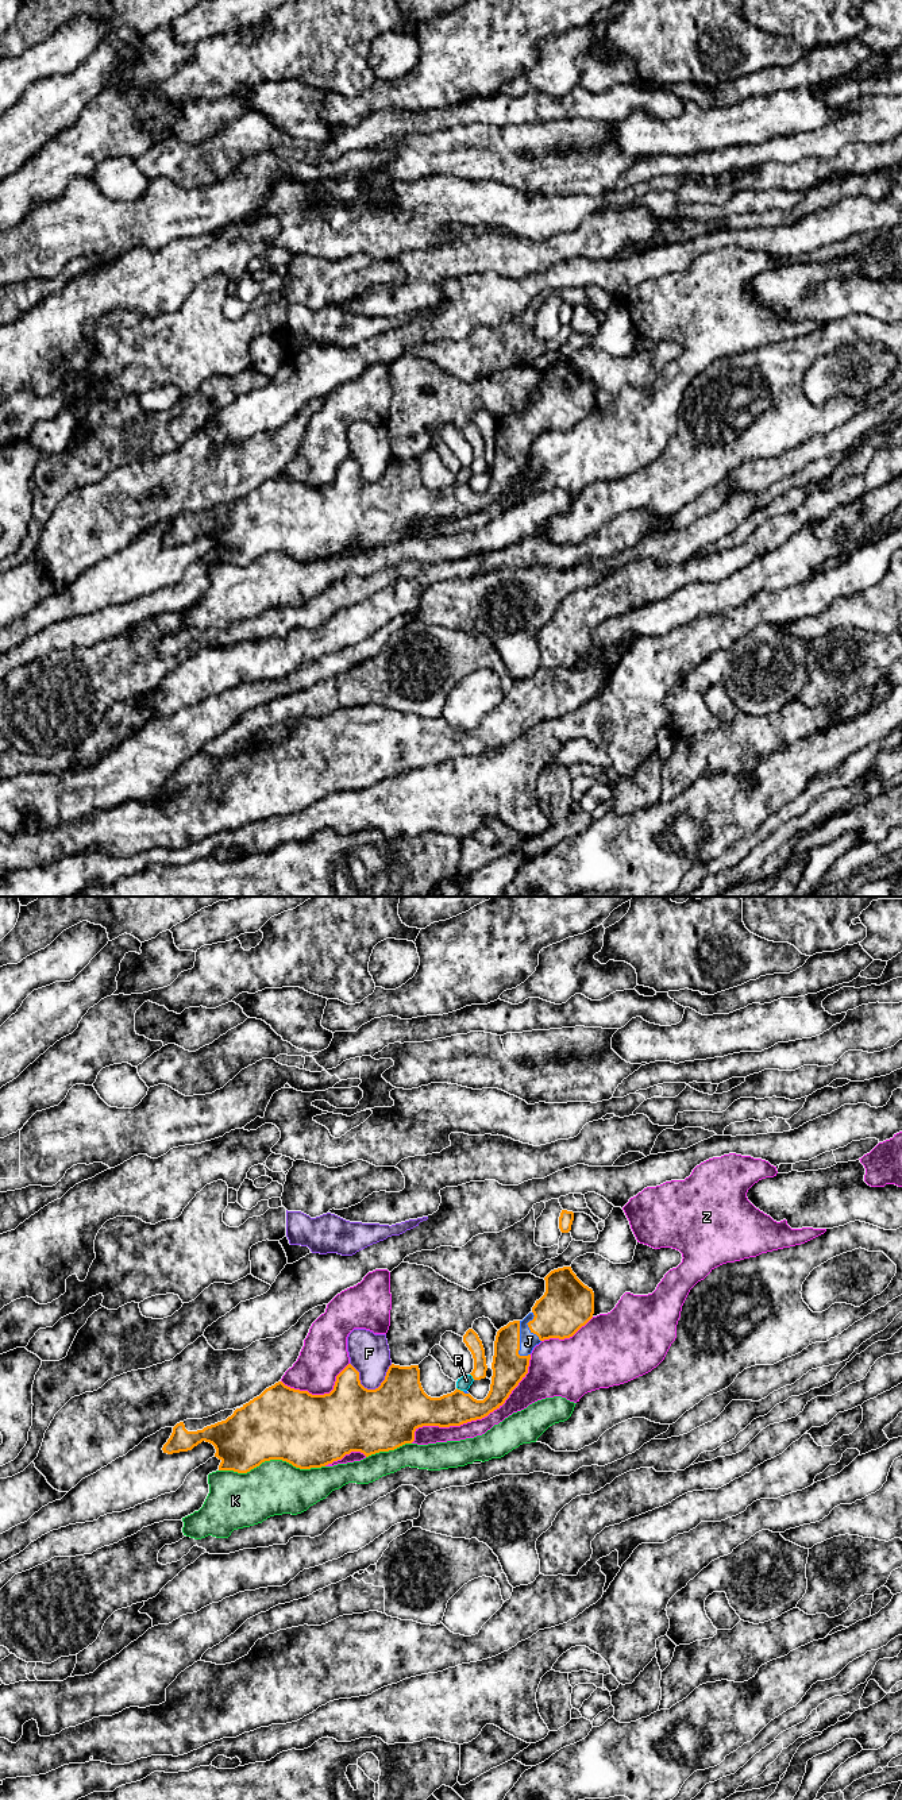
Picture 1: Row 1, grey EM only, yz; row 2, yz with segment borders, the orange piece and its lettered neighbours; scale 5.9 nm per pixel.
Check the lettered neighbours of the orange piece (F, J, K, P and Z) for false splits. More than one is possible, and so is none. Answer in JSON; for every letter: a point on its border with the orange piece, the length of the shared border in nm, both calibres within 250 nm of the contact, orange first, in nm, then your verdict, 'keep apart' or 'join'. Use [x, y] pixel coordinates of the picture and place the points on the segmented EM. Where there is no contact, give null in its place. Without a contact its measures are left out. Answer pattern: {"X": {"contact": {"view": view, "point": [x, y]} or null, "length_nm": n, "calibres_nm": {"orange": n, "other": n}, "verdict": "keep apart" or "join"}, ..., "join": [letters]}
{"F": {"contact": {"view": "yz", "point": [370, 1390]}, "length_nm": 260, "calibres_nm": {"orange": 400, "other": 240}, "verdict": "keep apart"}, "J": {"contact": {"view": "yz", "point": [519, 1341]}, "length_nm": 220, "calibres_nm": {"orange": 200, "other": 100}, "verdict": "join"}, "K": {"contact": {"view": "yz", "point": [272, 1459]}, "length_nm": 650, "calibres_nm": {"orange": 440, "other": 320}, "verdict": "keep apart"}, "P": {"contact": {"view": "yz", "point": [459, 1390]}, "length_nm": 50, "calibres_nm": {"orange": 200, "other": 80}, "verdict": "keep apart"}, "Z": {"contact": {"view": "yz", "point": [477, 1418]}, "length_nm": 900, "calibres_nm": {"orange": 200, "other": 100}, "verdict": "keep apart"}, "join": ["J"]}

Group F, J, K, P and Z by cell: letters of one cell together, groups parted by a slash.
F / J / K / P / Z

